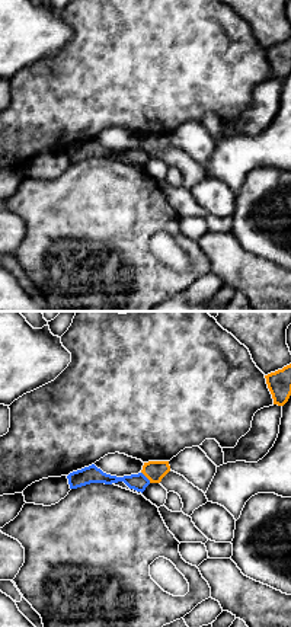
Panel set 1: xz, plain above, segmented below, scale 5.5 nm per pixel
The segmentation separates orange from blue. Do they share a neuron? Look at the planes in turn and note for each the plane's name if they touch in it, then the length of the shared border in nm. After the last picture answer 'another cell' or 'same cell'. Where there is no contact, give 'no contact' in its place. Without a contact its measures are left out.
xz | 80 nm

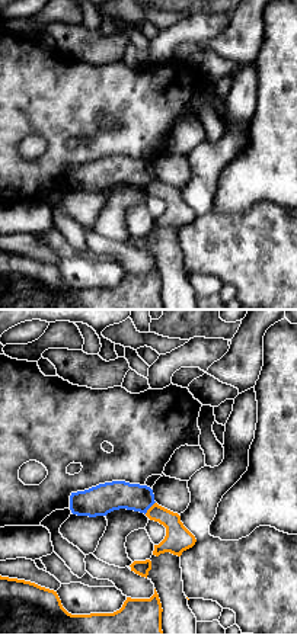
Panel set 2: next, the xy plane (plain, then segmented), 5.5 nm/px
xy | 90 nm

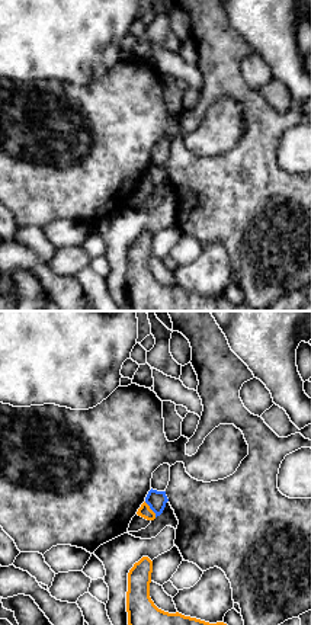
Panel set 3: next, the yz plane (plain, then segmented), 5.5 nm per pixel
yz | 110 nm

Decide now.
another cell

